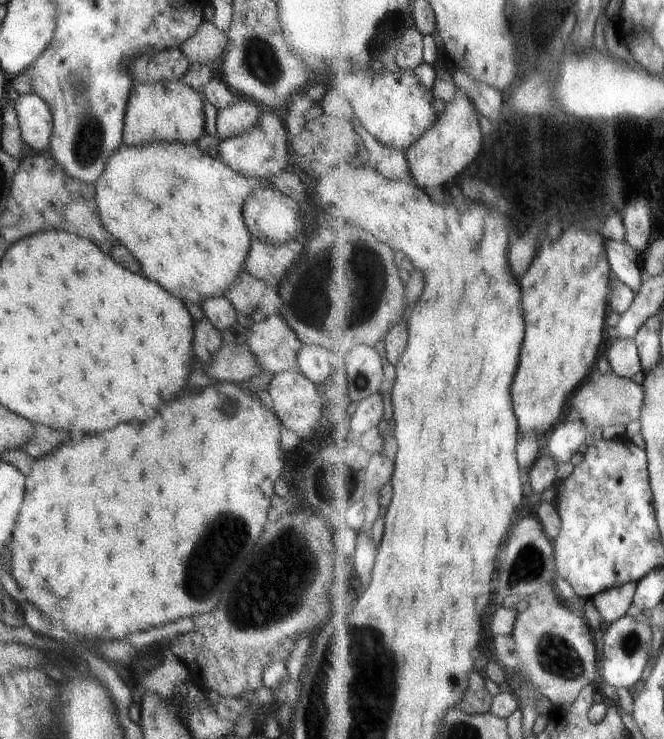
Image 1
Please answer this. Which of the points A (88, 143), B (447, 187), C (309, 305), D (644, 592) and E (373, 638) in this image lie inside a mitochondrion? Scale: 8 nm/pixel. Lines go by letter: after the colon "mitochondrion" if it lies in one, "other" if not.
A: mitochondrion
B: other
C: mitochondrion
D: other
E: mitochondrion

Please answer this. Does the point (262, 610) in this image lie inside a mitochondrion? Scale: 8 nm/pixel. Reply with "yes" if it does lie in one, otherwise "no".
yes

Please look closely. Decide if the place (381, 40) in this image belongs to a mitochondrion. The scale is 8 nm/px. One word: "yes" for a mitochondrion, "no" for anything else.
yes

